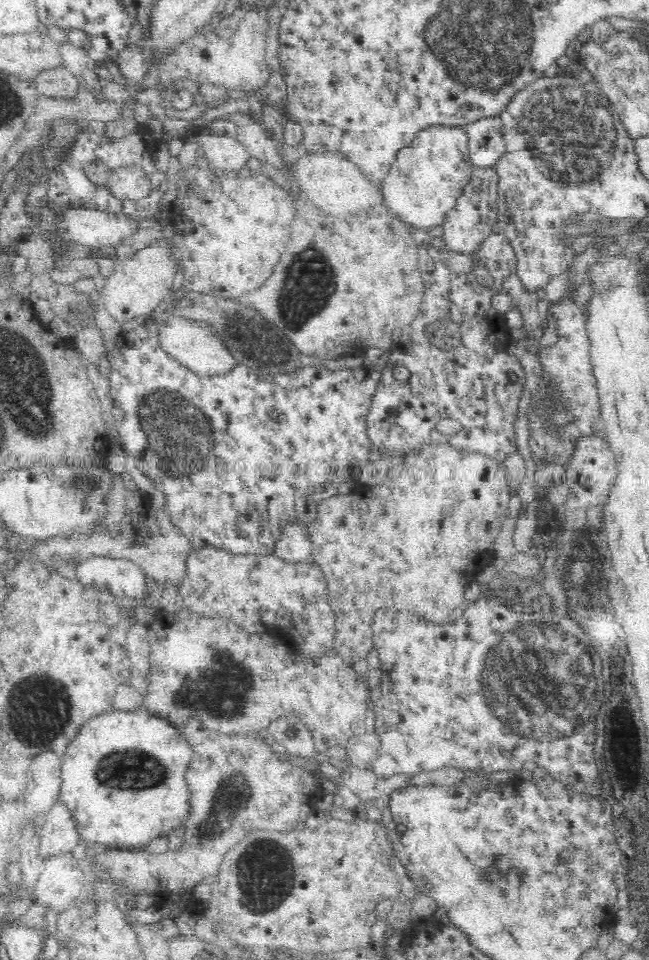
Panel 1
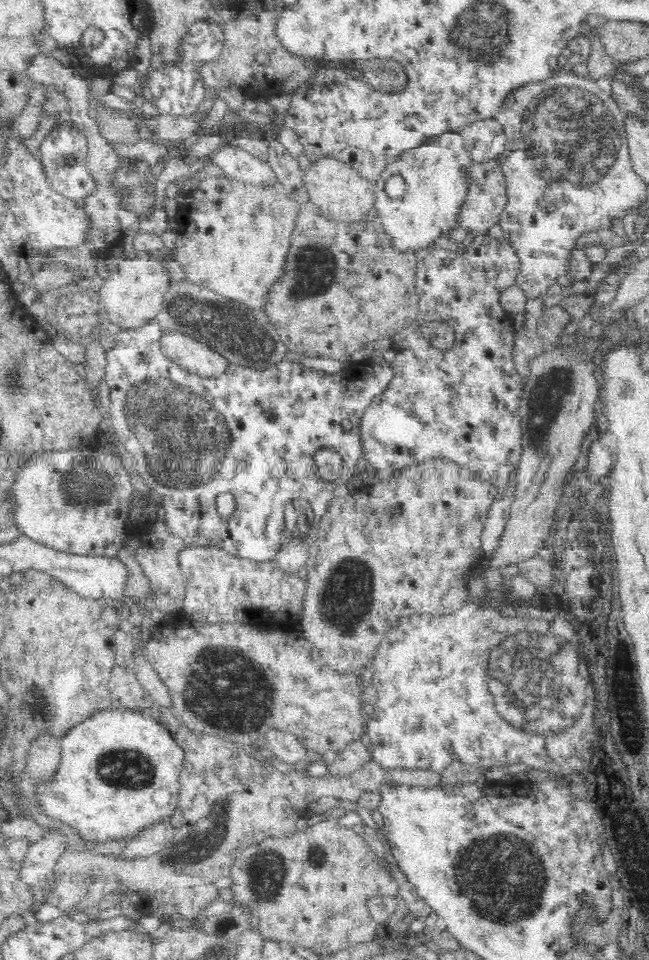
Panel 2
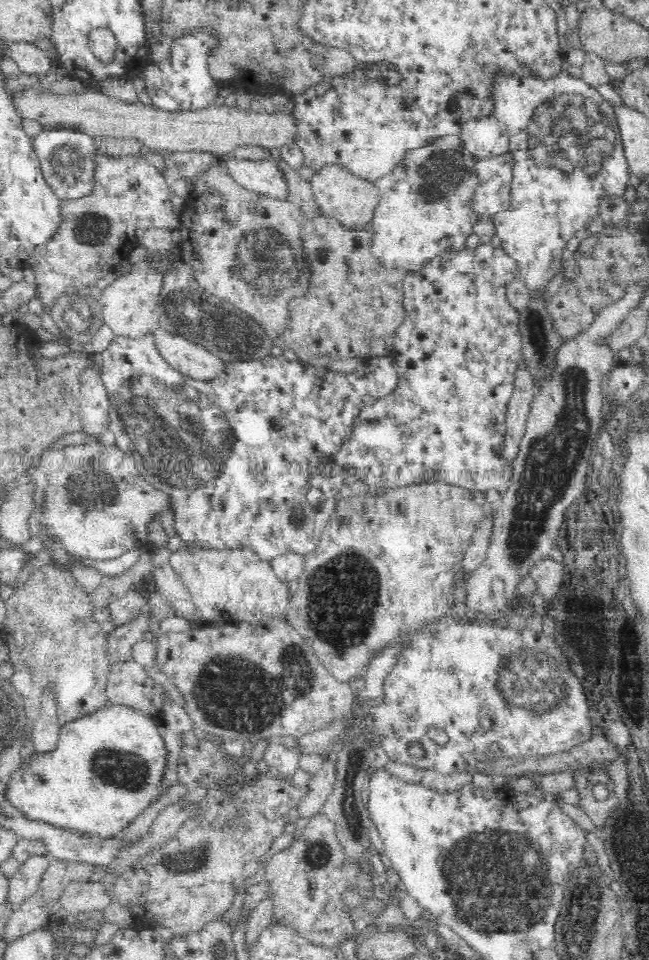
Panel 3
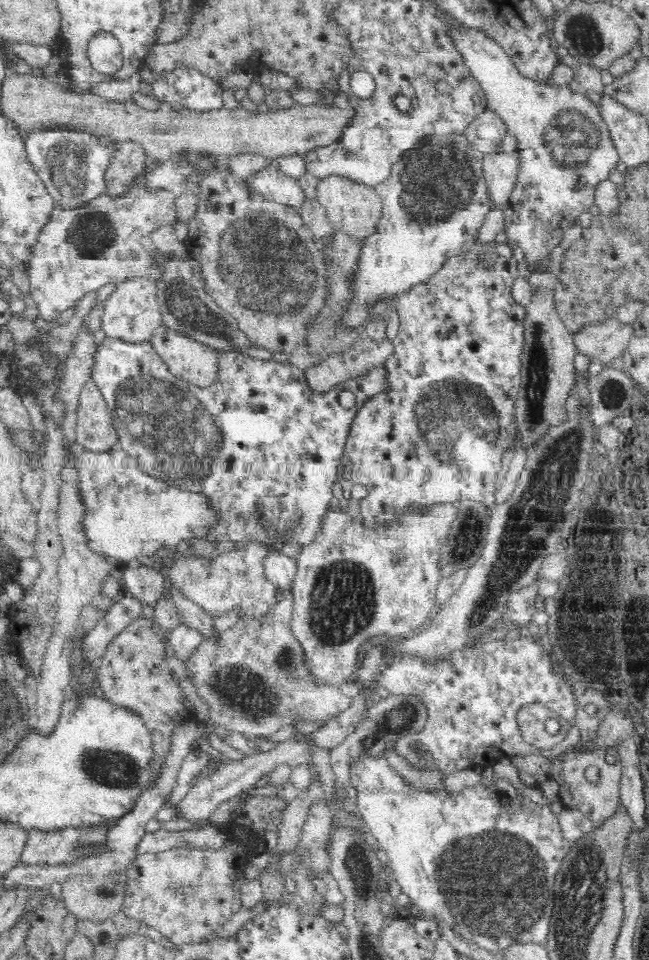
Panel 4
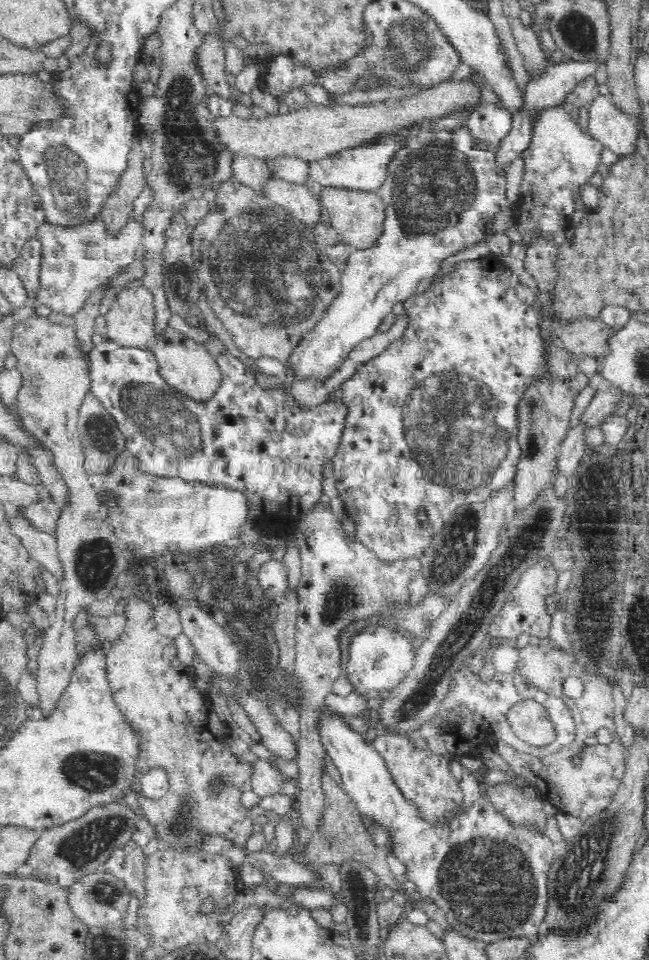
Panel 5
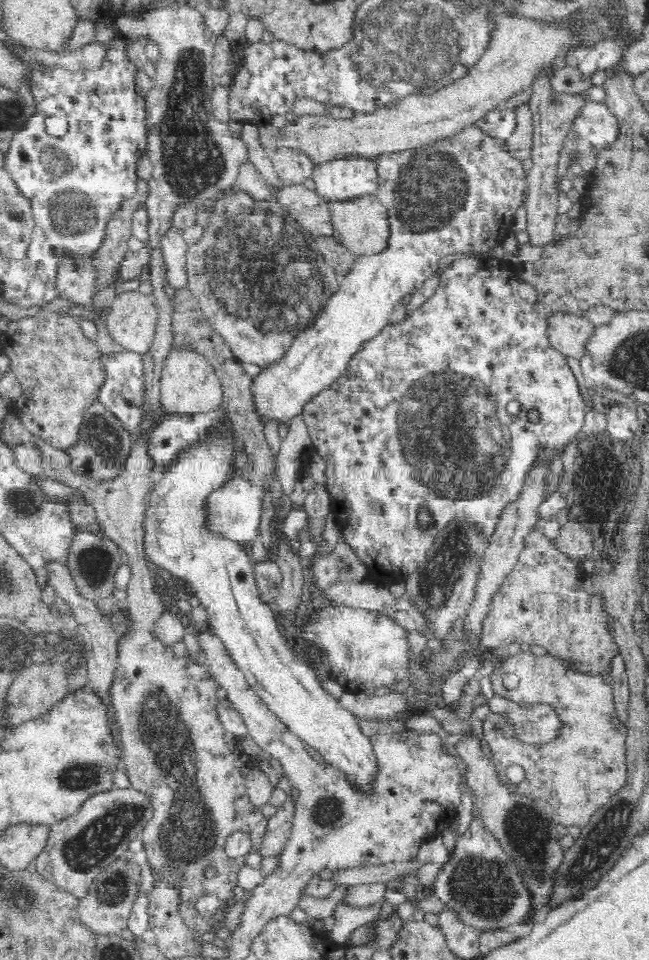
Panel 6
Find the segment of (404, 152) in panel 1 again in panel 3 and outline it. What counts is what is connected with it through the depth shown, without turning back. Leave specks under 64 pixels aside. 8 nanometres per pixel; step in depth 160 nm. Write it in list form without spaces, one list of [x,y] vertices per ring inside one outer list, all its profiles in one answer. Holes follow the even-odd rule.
[[[446,135],[431,140],[428,146],[407,151],[390,173],[374,182],[380,190],[380,198],[374,211],[374,220],[370,222],[374,226],[374,246],[370,249],[380,263],[406,272],[418,269],[437,254],[464,248],[464,242],[472,233],[472,225],[479,220],[469,207],[477,184],[476,160],[463,148],[461,135]]]

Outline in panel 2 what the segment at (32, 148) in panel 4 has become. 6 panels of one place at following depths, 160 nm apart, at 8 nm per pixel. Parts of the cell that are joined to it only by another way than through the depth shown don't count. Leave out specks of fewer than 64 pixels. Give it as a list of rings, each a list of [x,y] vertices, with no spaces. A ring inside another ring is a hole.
[[[62,130],[61,133],[51,132],[41,144],[35,148],[39,159],[44,166],[46,183],[54,186],[58,194],[65,195],[66,198],[73,198],[83,202],[84,198],[90,198],[94,190],[98,190],[98,182],[90,175],[90,170],[86,169],[87,151],[90,150],[90,142],[86,135],[80,132]]]

